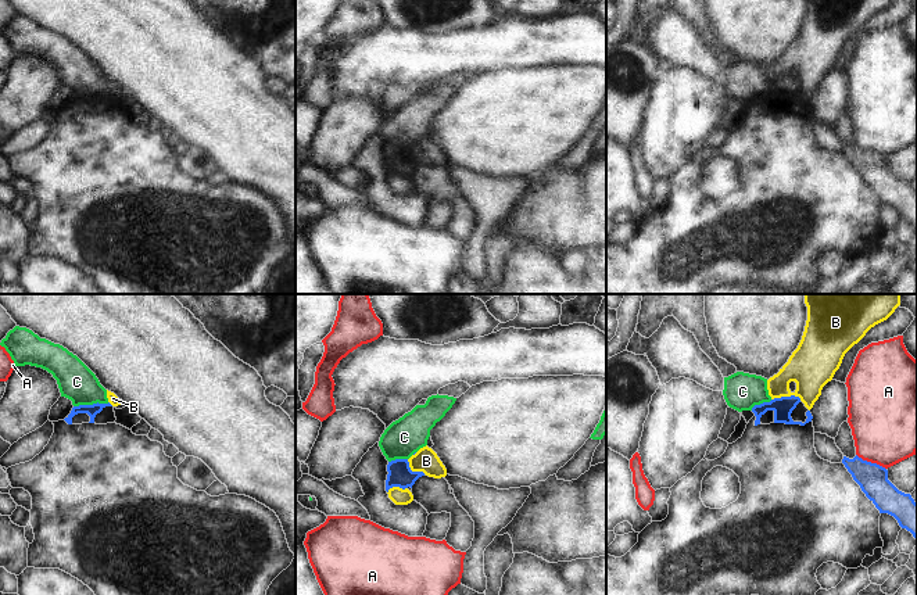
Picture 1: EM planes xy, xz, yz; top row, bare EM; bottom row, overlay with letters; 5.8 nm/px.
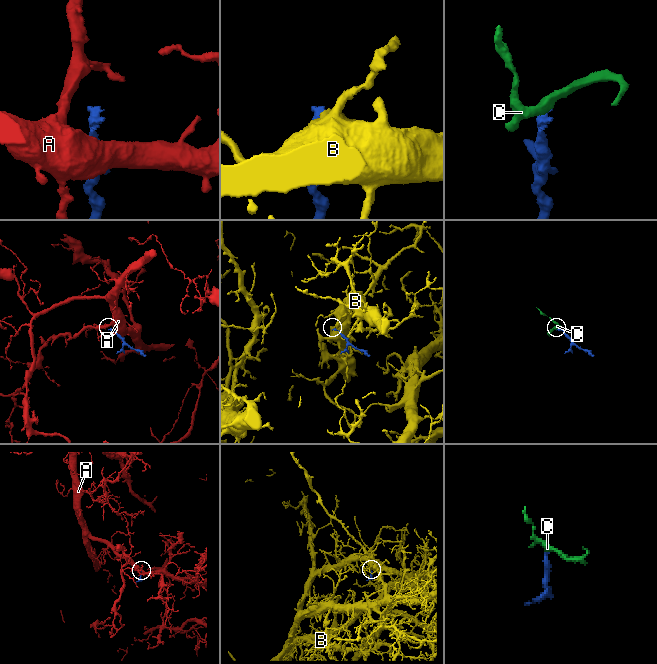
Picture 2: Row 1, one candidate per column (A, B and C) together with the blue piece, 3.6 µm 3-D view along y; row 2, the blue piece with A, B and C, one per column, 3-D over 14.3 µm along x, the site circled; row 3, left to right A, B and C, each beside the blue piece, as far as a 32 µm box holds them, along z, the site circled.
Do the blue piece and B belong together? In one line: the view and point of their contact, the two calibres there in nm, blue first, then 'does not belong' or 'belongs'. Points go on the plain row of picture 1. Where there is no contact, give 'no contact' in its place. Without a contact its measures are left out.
yz (785, 86) | 120/280 nm | belongs

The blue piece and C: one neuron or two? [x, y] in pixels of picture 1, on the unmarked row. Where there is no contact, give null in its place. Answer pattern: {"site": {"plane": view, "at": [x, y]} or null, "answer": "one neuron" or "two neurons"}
{"site": {"plane": "xy", "at": [90, 95]}, "answer": "two neurons"}

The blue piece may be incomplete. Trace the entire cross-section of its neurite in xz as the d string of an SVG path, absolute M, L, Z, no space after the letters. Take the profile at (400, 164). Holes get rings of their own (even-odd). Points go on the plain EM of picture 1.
M427 135L420 137L409 148L395 148L387 154L386 180L395 194L408 194L413 190L408 179L422 165L441 168L447 165L447 158L437 143Z

